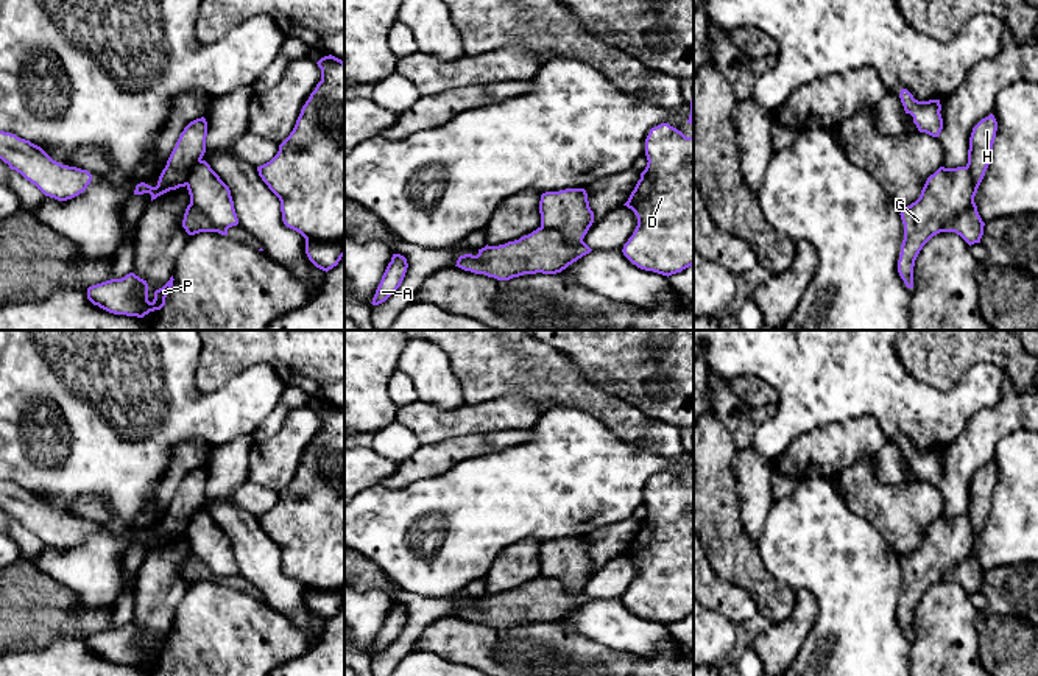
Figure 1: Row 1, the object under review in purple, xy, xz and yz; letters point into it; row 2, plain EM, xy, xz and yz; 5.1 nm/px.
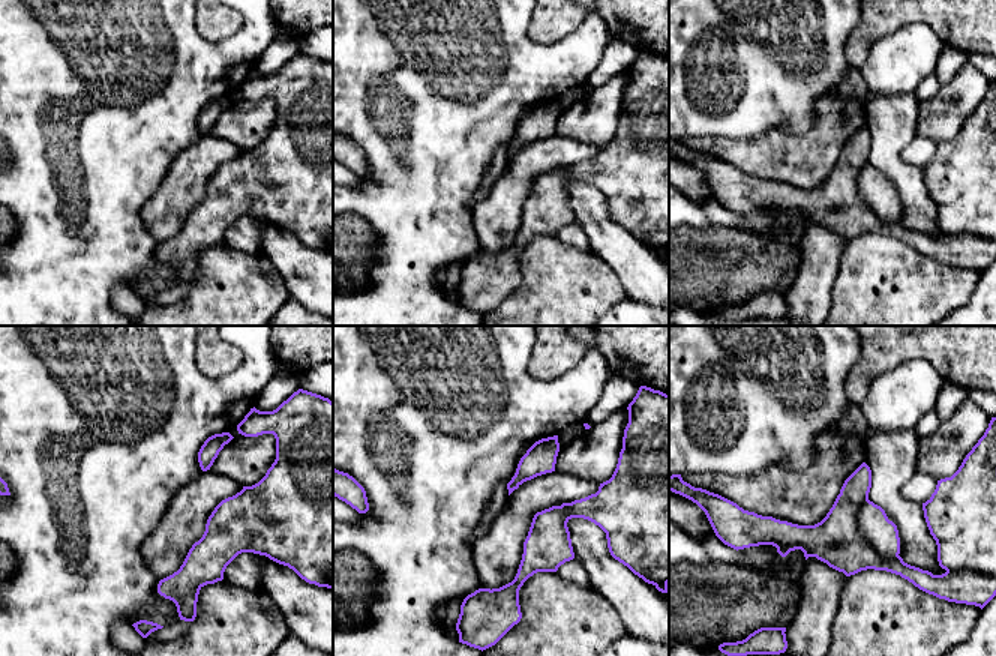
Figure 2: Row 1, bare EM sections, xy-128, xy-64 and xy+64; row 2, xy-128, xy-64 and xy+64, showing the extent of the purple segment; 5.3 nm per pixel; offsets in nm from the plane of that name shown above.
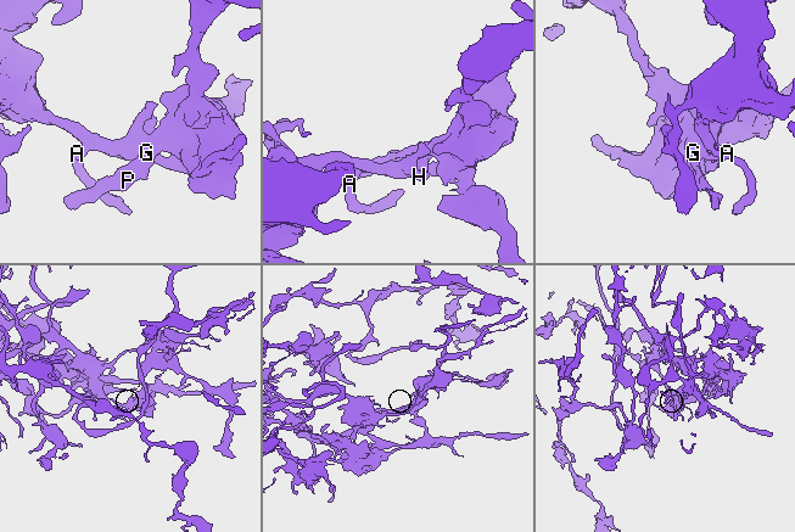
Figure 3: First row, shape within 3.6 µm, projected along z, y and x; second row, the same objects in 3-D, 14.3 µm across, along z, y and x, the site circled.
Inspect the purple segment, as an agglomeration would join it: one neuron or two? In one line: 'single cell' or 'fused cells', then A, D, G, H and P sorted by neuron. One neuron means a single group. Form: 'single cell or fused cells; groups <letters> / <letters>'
fused cells; groups A H / D G P

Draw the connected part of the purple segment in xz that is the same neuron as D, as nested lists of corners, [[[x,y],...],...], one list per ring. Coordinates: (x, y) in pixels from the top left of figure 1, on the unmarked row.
[[[661,472],[651,477],[645,488],[645,505],[647,516],[623,553],[637,565],[637,575],[622,601],[637,617],[669,626],[694,614],[694,486],[686,486],[669,472]]]

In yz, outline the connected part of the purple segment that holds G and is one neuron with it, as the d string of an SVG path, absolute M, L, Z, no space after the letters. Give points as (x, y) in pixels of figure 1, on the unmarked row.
M940 516L927 526L920 547L901 559L904 589L898 621L907 637L913 637L913 615L923 595L943 581L948 569L966 559L973 545L974 533L968 516Z

